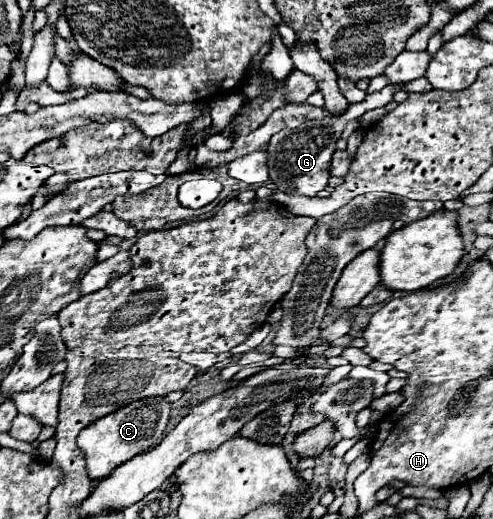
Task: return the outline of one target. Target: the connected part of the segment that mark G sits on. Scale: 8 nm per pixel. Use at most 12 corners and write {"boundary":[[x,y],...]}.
{"boundary":[[347,111],[281,129],[265,151],[279,191],[313,197]]}

